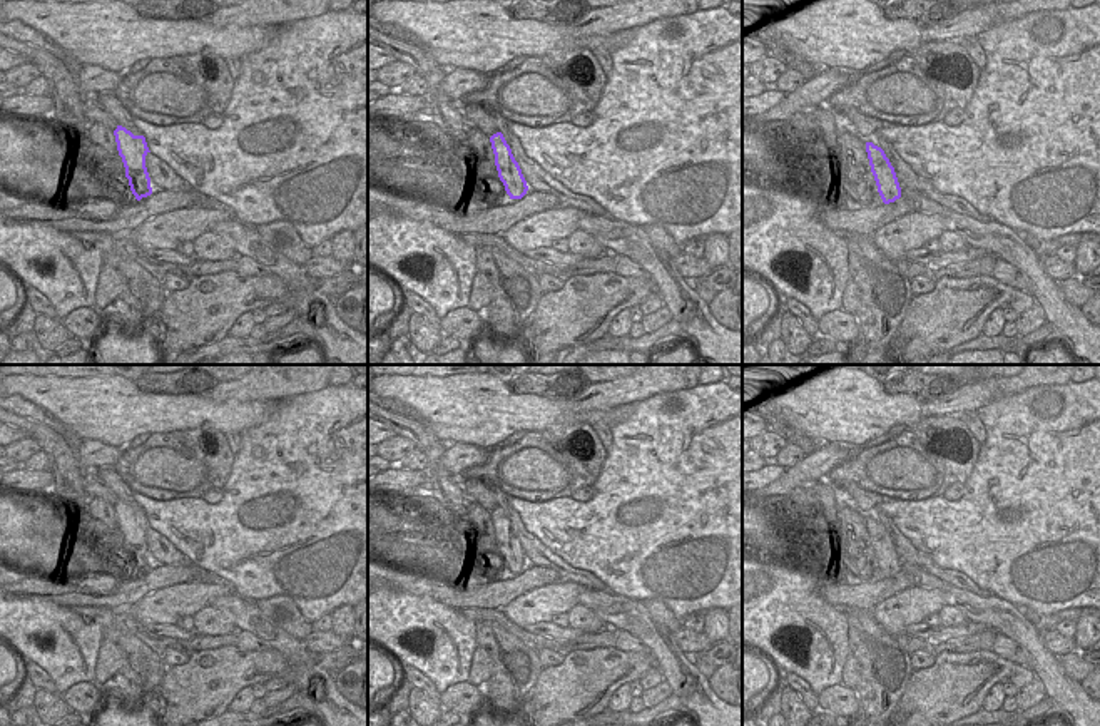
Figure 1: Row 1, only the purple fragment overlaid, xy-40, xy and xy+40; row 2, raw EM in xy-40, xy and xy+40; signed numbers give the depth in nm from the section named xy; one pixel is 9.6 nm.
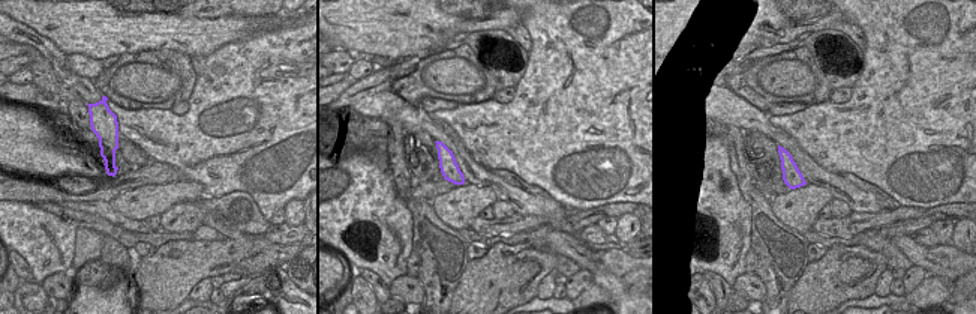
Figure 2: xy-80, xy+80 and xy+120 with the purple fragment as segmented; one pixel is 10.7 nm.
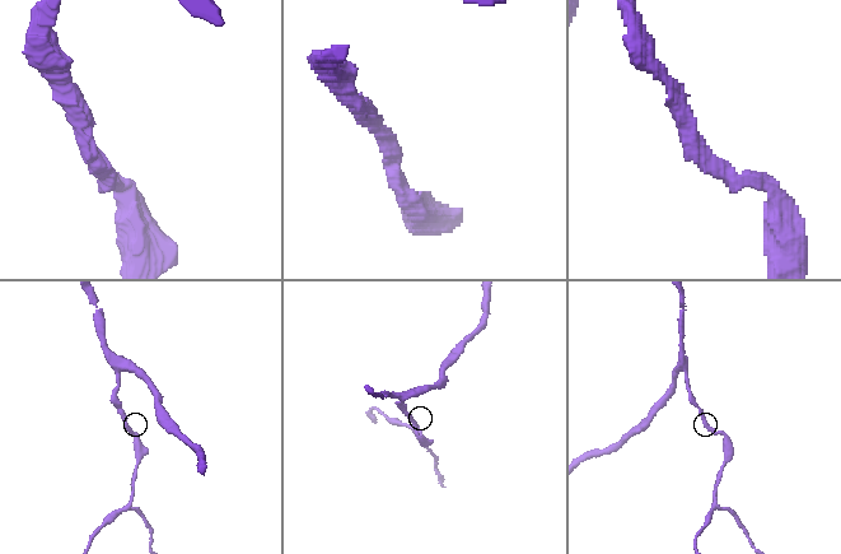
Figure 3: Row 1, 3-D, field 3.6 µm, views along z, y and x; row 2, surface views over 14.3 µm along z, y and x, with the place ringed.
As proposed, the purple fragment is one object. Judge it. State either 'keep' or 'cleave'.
keep

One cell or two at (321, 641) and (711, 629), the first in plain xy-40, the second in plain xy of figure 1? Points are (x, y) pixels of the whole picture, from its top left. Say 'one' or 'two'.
two

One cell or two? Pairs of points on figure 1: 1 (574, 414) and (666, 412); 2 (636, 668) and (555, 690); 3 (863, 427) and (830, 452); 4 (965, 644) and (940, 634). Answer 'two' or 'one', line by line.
1: two
2: one
3: two
4: two

